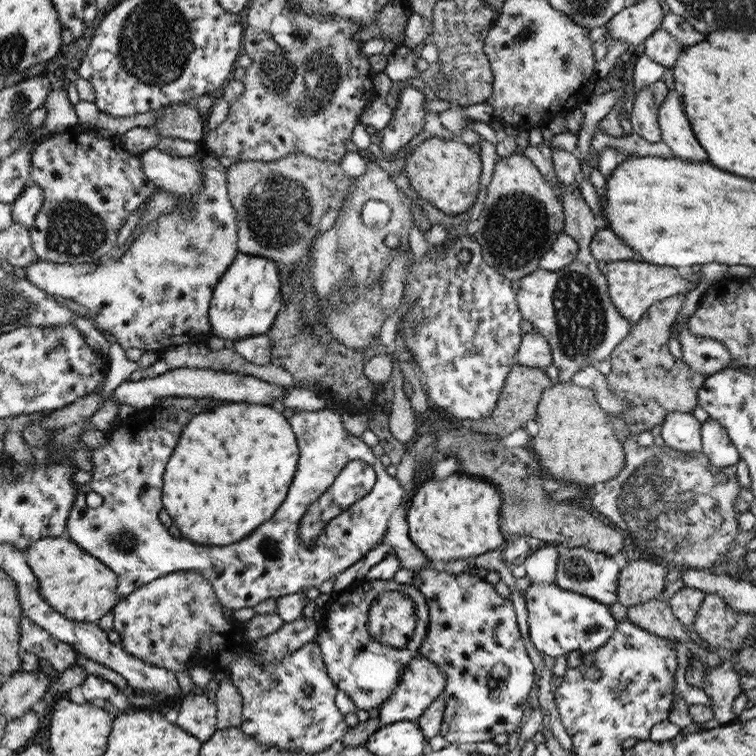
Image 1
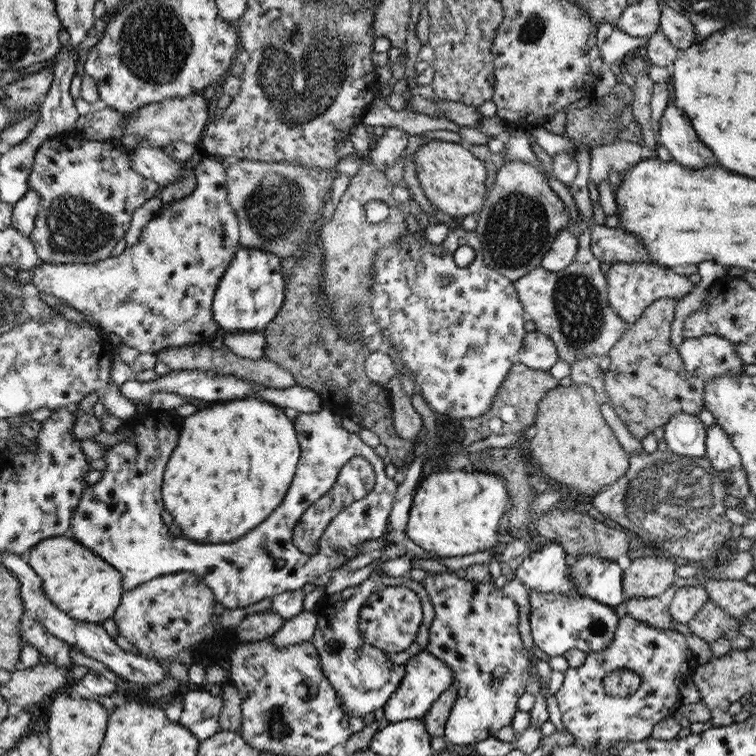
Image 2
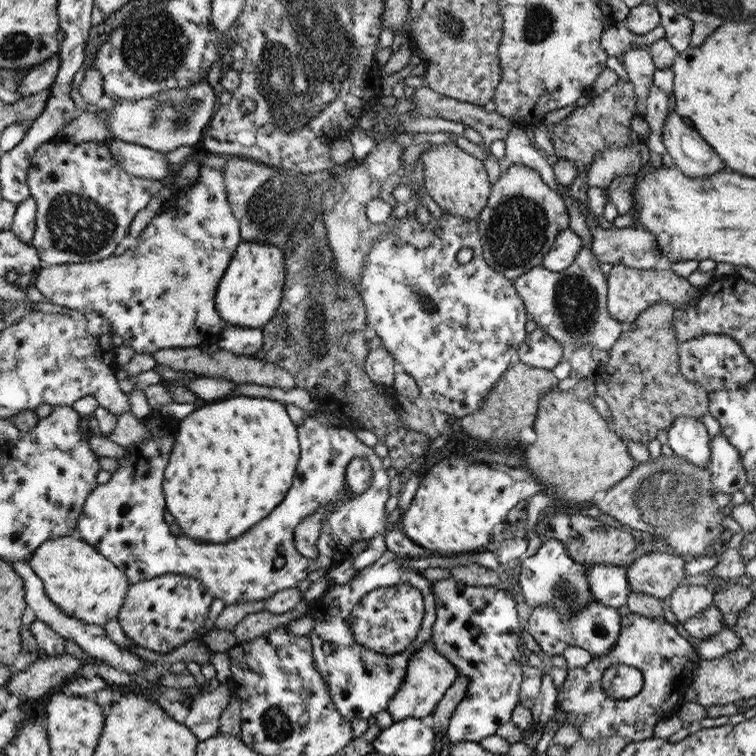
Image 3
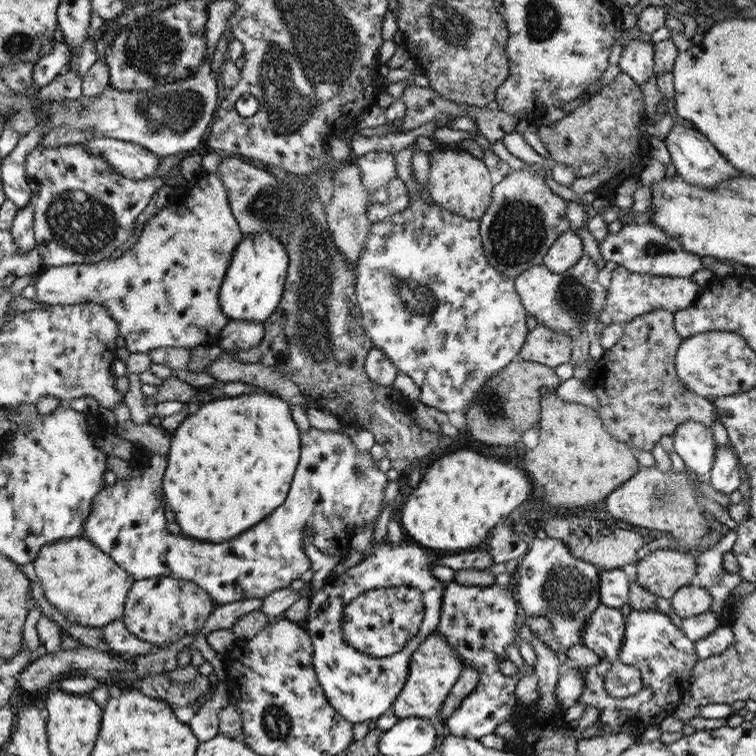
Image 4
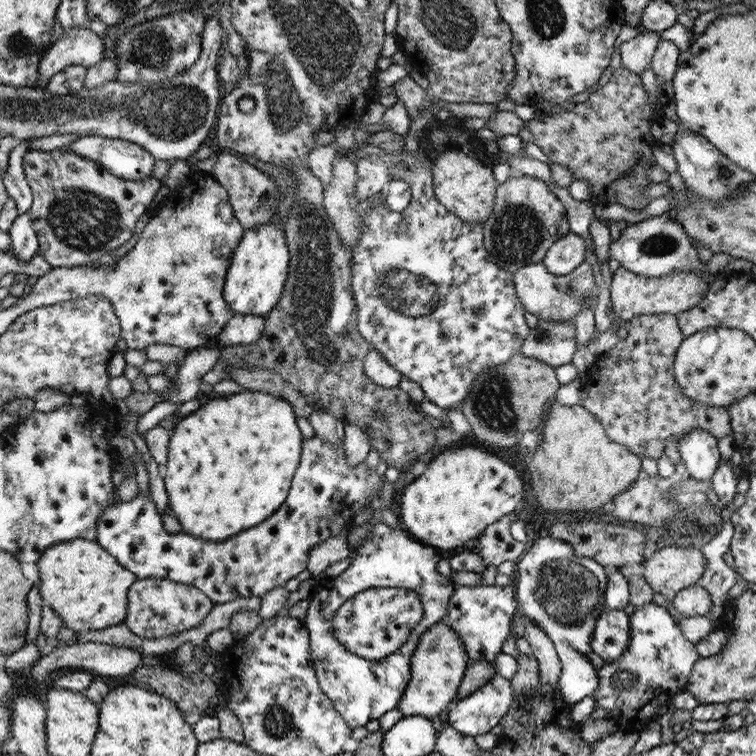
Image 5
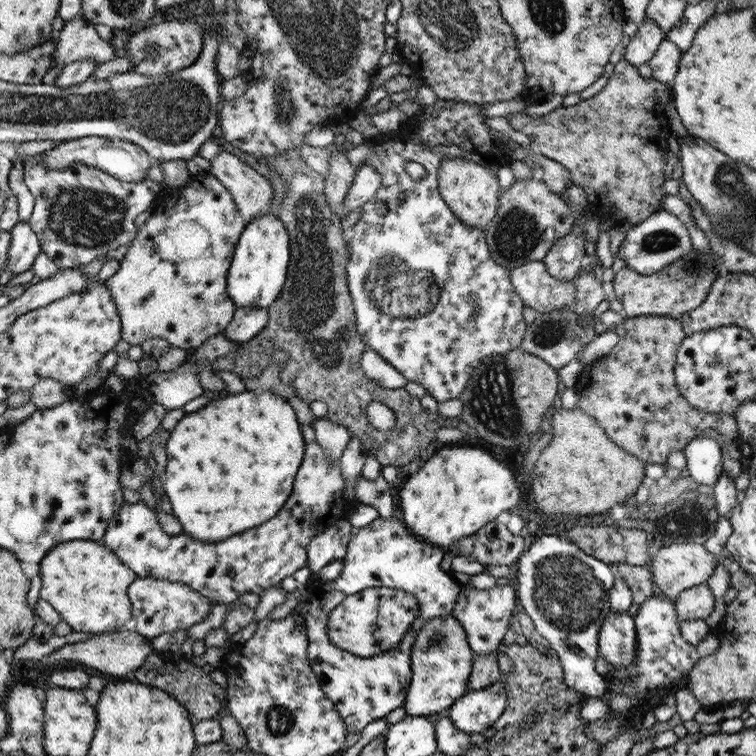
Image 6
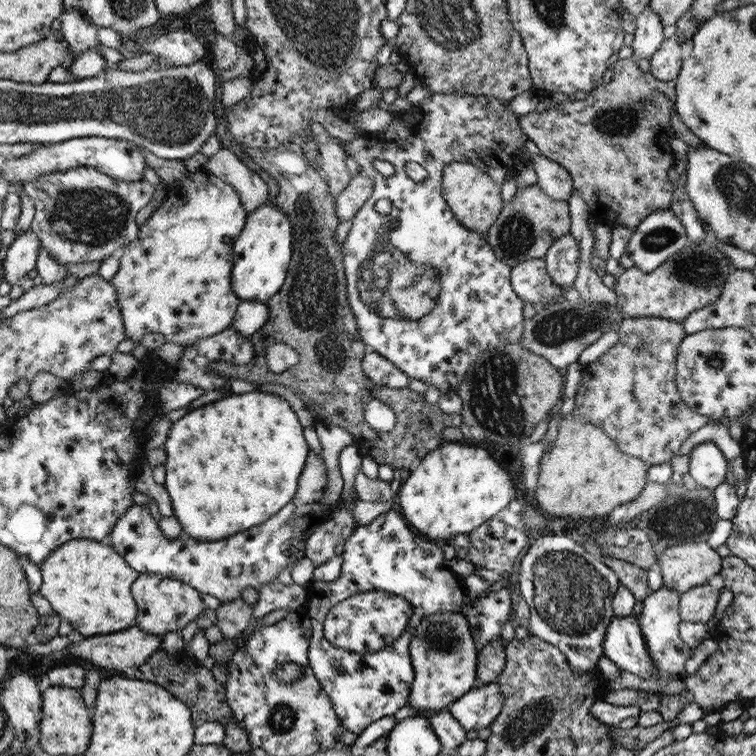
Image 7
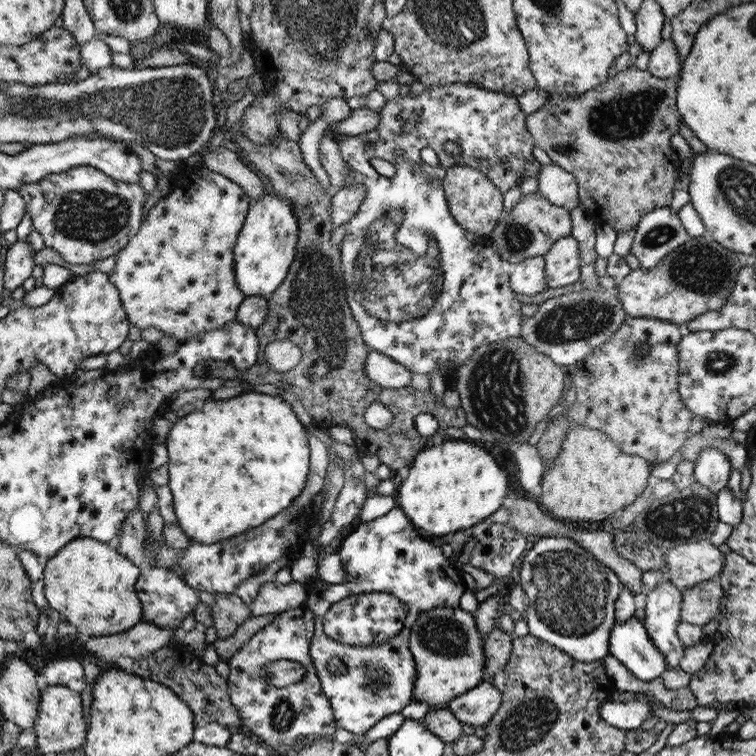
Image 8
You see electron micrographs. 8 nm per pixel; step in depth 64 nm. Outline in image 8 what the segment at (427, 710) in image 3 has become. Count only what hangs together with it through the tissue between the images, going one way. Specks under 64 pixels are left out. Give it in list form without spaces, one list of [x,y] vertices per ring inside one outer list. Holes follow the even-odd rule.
[[[446,607],[421,612],[409,638],[417,670],[413,700],[426,702],[431,708],[445,708],[453,698],[484,682],[483,640],[472,612]]]

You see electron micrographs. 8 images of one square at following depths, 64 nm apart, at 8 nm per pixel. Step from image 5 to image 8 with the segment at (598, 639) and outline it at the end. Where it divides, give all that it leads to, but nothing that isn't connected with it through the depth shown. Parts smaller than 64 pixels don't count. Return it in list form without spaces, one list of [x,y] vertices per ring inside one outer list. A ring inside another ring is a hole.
[[[635,616],[613,624],[609,638],[609,654],[643,681],[659,678],[668,669],[664,655],[656,648],[644,625]]]

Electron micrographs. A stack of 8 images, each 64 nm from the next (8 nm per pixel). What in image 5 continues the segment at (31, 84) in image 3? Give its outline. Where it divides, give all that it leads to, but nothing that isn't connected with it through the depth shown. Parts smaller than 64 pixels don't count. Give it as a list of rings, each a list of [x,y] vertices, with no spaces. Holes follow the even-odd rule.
[[[88,27],[71,28],[46,52],[40,64],[40,77],[49,80],[73,64],[89,69],[102,59],[106,59],[103,40]]]

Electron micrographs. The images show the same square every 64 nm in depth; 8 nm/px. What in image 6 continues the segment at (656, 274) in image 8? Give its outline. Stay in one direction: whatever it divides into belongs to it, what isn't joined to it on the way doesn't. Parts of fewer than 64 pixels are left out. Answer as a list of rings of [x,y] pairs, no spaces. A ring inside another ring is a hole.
[[[692,248],[688,255],[654,274],[640,274],[630,267],[620,269],[614,275],[613,287],[616,300],[622,304],[622,316],[625,319],[650,315],[680,318],[698,308],[708,296],[712,283],[728,272],[723,263],[719,267],[714,265],[715,255],[712,252],[698,253]]]

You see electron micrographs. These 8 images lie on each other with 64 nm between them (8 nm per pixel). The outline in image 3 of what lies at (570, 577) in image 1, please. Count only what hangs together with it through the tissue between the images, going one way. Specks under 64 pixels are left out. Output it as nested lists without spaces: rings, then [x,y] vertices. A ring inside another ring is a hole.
[[[590,563],[582,565],[587,567],[587,578],[594,601],[616,609],[627,604],[631,589],[624,566]]]

